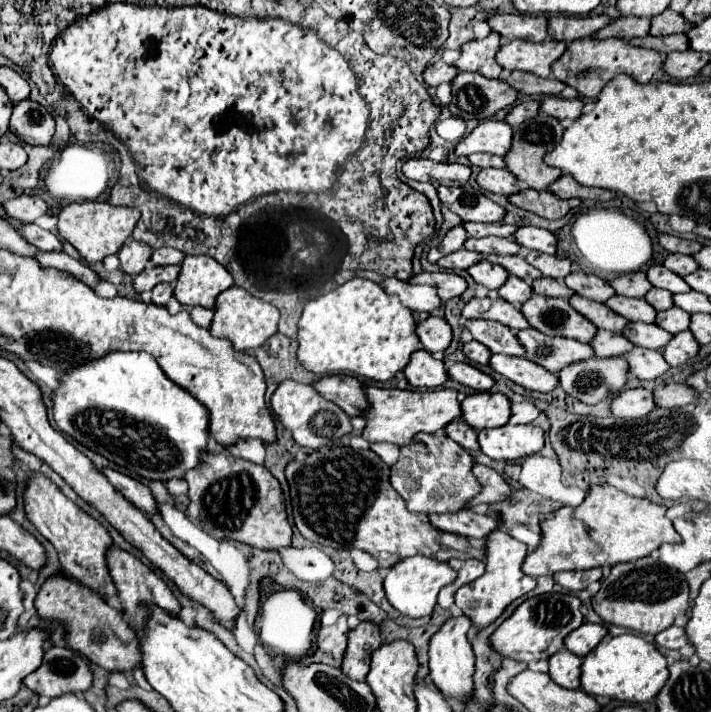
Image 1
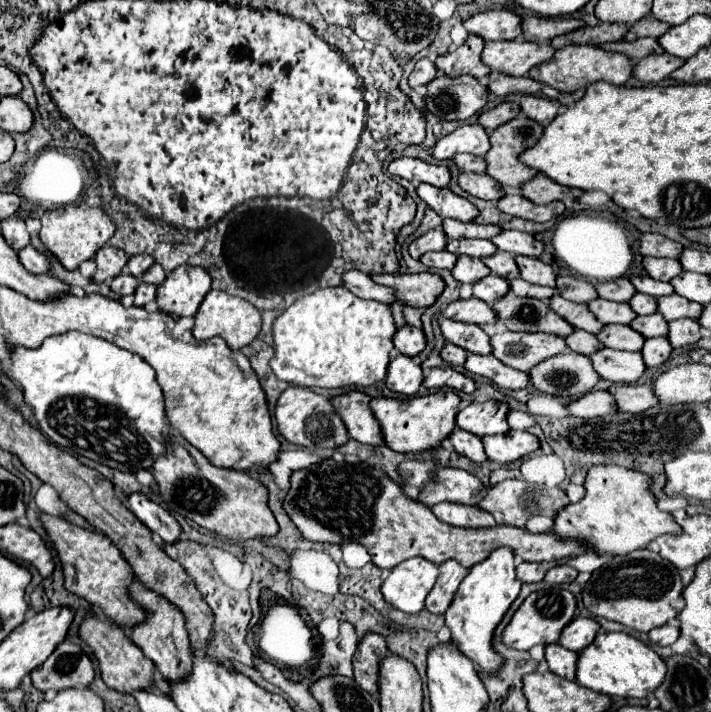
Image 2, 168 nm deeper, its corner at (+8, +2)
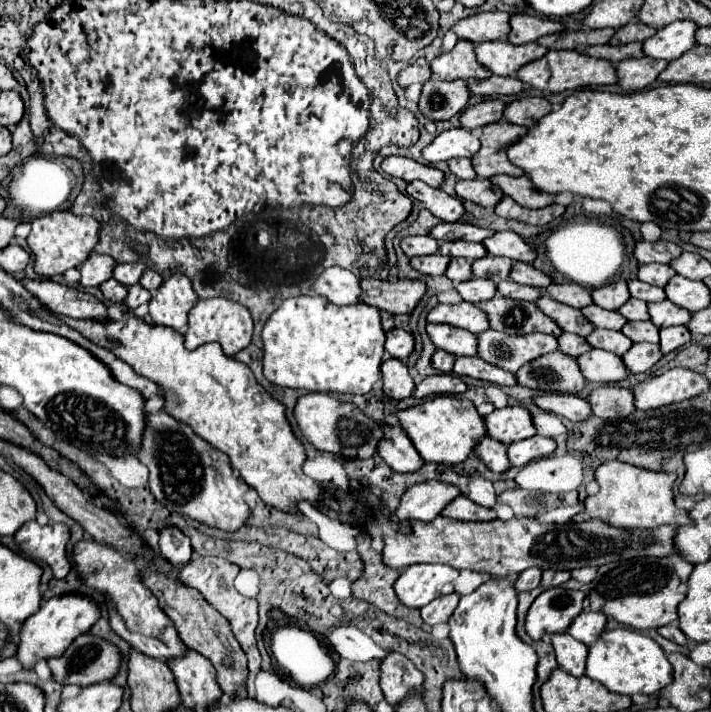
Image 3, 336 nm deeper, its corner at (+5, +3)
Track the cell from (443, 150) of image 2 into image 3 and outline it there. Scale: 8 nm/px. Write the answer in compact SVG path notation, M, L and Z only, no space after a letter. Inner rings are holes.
M457 127L437 135L435 141L423 149L423 157L427 163L449 161L453 157L473 157L479 151L479 147L481 143L477 133Z

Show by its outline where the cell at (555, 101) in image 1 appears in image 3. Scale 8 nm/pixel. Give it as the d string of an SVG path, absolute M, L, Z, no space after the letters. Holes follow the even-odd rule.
M521 97L521 99L507 105L505 121L531 129L547 113L551 113L549 99L545 99L545 97Z

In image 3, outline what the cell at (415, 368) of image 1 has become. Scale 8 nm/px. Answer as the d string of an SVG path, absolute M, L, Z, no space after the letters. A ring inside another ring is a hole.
M389 357L383 361L381 377L383 377L383 391L391 399L399 401L399 399L413 395L413 391L415 391L415 381L409 373L407 363L403 363L395 357Z

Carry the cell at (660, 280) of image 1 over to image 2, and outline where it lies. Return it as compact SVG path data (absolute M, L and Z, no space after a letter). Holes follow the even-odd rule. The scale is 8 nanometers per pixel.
M636 276L636 278L630 278L630 282L634 284L636 292L642 292L642 294L648 294L648 296L654 296L654 298L670 296L670 294L674 292L668 282L654 280L654 278L650 278L650 276Z

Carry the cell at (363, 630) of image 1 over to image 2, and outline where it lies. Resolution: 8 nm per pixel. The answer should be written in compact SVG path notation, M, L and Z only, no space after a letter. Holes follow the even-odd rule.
M366 634L356 650L354 656L354 672L356 682L370 692L372 696L378 694L378 674L380 674L380 660L390 654L384 636L380 634Z

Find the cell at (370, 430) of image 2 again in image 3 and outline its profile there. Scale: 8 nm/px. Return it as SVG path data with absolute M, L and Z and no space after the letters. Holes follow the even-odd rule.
M383 423L381 429L385 435L377 445L379 447L377 453L385 459L385 463L393 471L401 471L401 473L421 469L423 459L419 459L419 453L415 451L415 447L411 447L411 441L403 433L403 429L387 423Z

